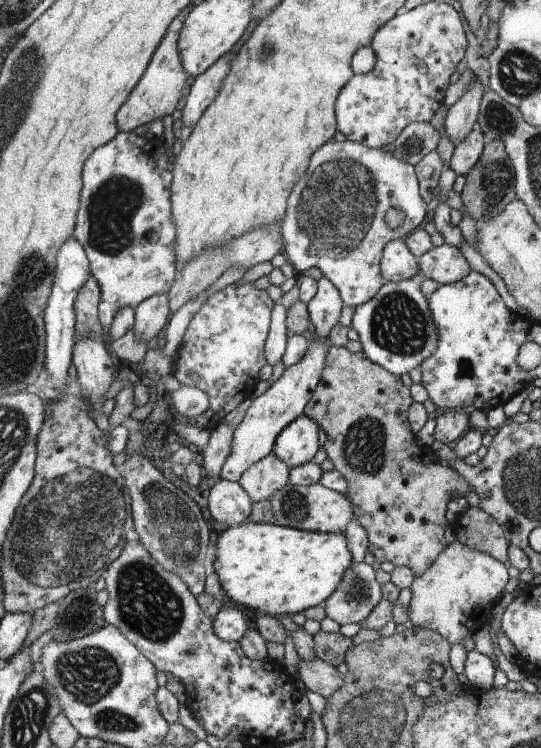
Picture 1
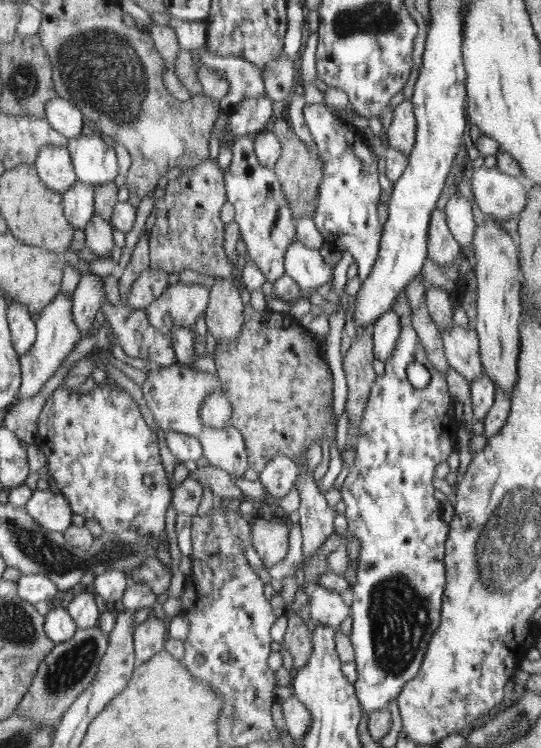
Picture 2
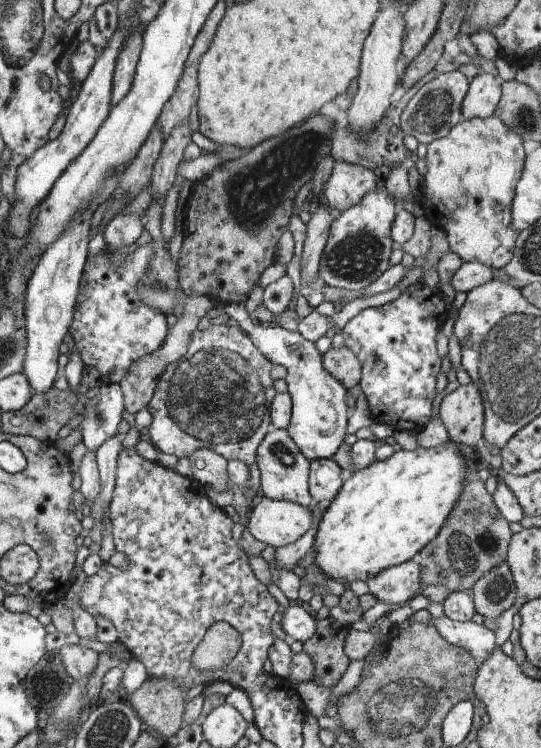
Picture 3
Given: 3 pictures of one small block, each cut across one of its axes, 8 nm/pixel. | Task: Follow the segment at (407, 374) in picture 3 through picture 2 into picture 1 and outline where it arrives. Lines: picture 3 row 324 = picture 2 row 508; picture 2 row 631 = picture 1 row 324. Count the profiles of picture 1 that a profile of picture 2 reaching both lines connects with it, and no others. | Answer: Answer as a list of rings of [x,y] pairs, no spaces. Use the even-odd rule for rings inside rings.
[[[420,275],[402,282],[386,281],[373,299],[356,306],[351,321],[351,328],[358,332],[365,355],[396,376],[421,366],[440,342],[440,330],[428,306],[429,300],[420,290]]]

